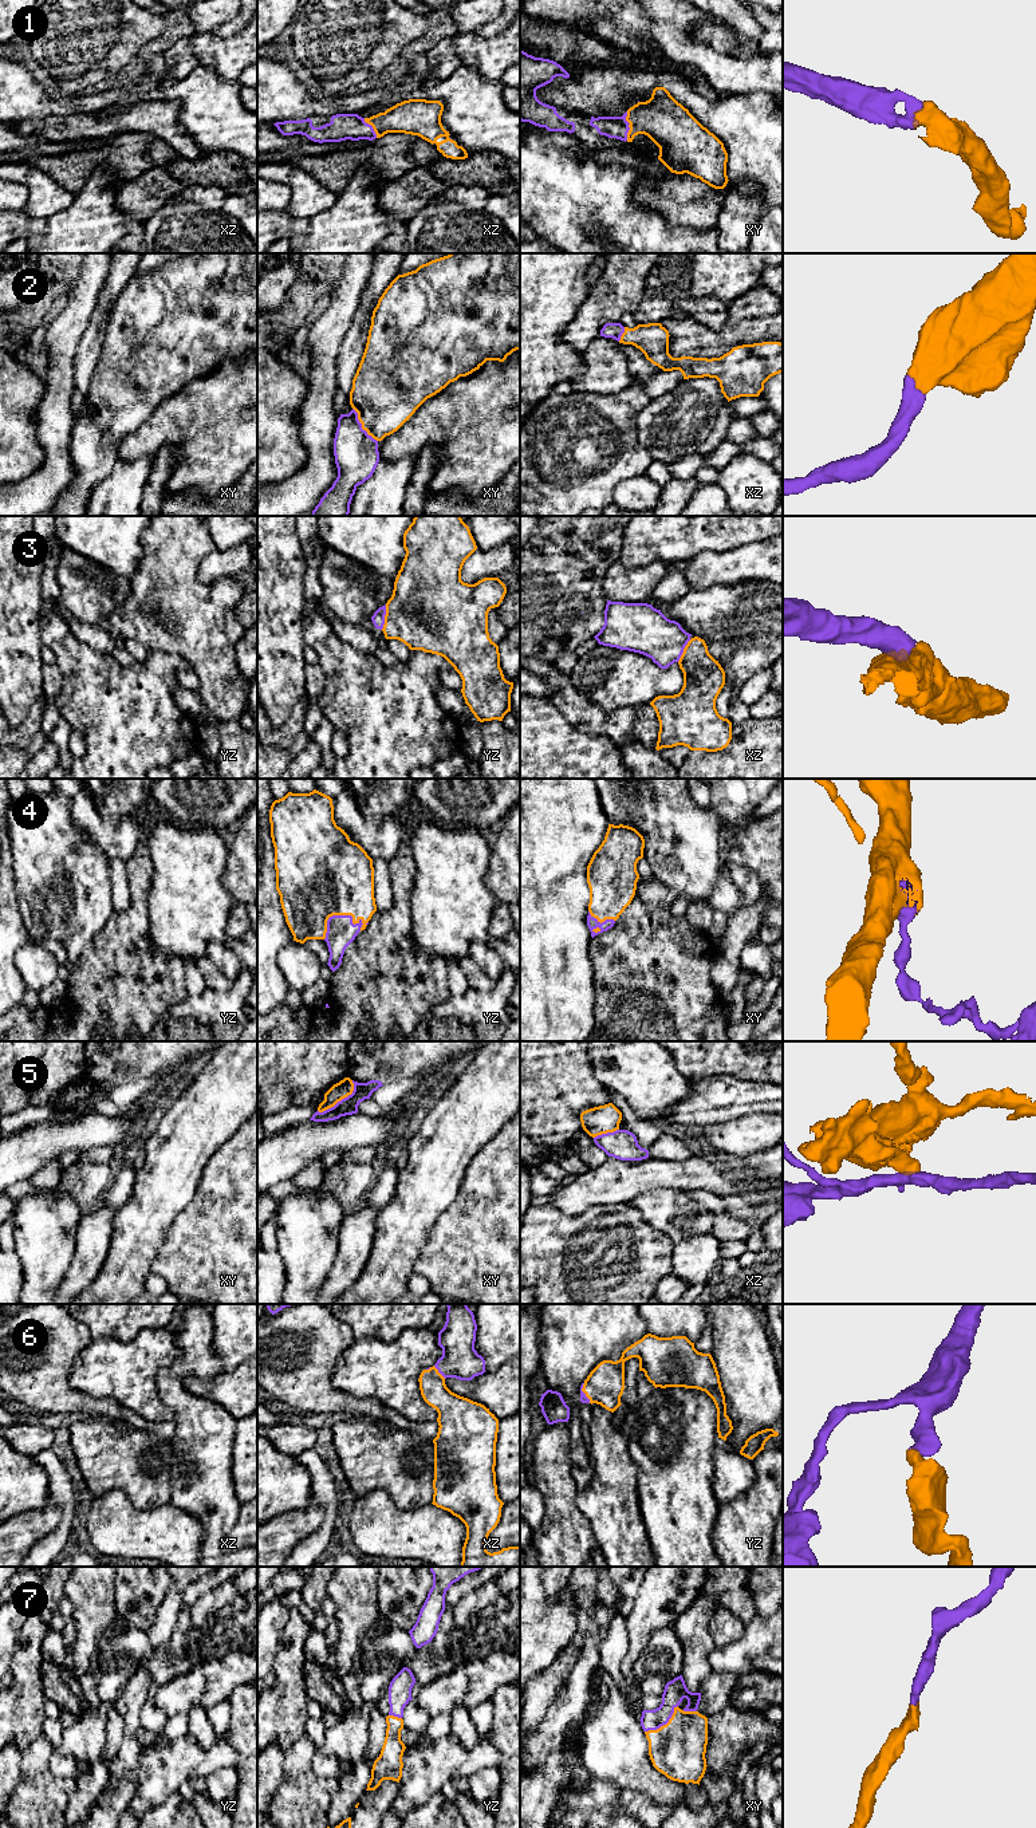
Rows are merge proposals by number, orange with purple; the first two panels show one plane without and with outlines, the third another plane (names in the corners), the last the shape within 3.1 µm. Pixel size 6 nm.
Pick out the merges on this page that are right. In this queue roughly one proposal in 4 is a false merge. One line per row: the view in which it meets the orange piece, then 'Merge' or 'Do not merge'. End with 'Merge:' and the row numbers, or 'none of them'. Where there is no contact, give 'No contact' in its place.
1: Touches orange in xy. Merge
2: Touches orange in xy. Merge
3: Touches orange in yz. Merge
4: Touches orange in yz. Merge
5: Touches orange in xy. Do not merge
6: Touches orange in xz. Merge
7: Touches orange in xy. Merge
Merge: 1, 2, 3, 4, 6, 7

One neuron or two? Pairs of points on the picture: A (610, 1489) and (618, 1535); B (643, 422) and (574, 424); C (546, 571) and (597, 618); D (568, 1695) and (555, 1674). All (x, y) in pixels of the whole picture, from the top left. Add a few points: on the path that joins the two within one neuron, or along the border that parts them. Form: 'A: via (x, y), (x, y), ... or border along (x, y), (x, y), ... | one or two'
A: via (611, 1500), (618, 1524) | one
B: border along (652, 400), (635, 420), (637, 441), (648, 452) | two
C: via (558, 579), (585, 606) | one
D: border along (578, 1658), (546, 1713) | two

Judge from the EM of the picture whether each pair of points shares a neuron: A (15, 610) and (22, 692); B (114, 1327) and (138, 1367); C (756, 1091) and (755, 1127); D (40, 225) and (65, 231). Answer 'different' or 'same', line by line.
A: same
B: different
C: different
D: different

